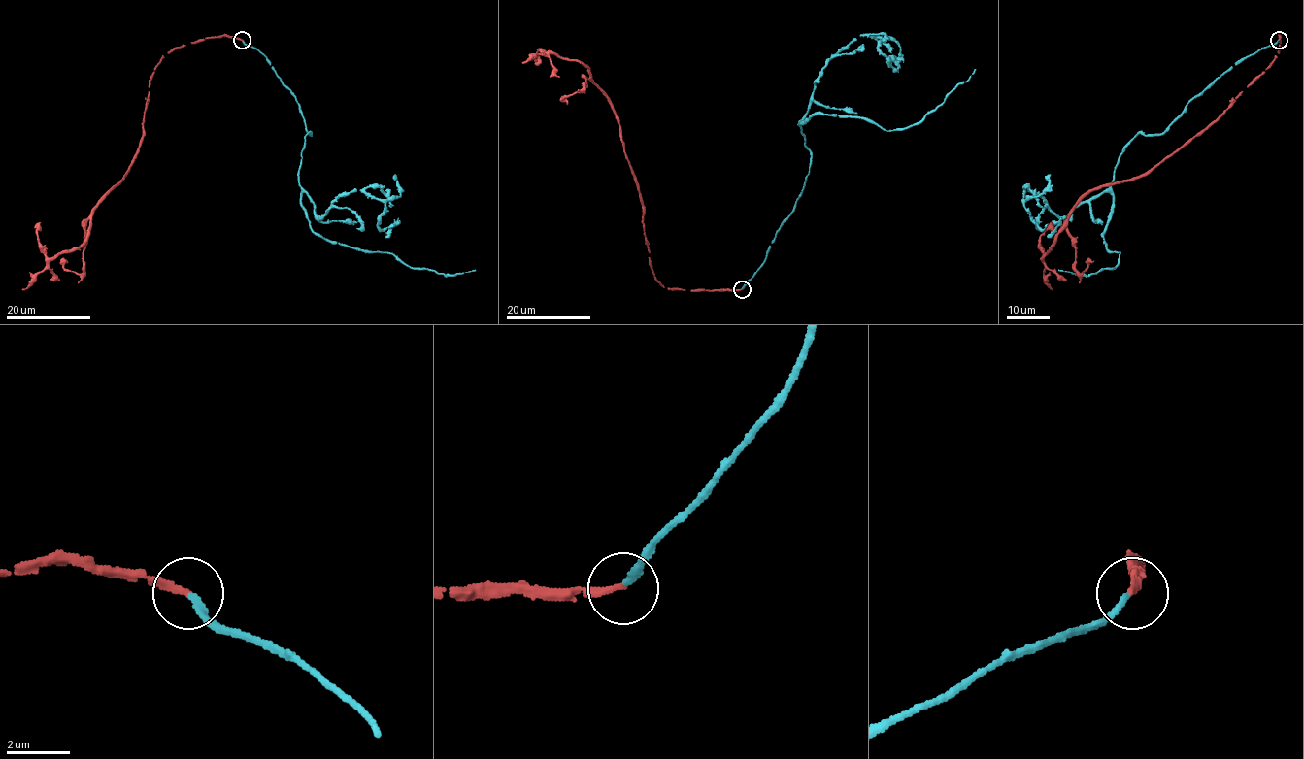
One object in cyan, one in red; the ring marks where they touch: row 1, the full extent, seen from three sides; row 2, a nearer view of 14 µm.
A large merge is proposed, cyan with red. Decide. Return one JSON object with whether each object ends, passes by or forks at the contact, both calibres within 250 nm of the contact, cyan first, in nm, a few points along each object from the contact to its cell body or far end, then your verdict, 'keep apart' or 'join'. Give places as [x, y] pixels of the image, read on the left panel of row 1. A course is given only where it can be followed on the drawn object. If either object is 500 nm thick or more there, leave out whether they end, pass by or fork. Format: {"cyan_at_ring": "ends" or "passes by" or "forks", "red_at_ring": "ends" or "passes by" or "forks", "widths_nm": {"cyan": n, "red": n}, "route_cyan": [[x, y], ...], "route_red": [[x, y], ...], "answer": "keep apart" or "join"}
{"cyan_at_ring": "ends", "red_at_ring": "ends", "widths_nm": {"cyan": 200, "red": 190}, "route_cyan": [[242, 40], [294, 94], [311, 135], [298, 181], [315, 232], [445, 276], [476, 270]], "route_red": [[242, 40], [207, 37], [161, 60], [139, 150], [78, 247], [50, 259], [40, 222]], "answer": "join"}

